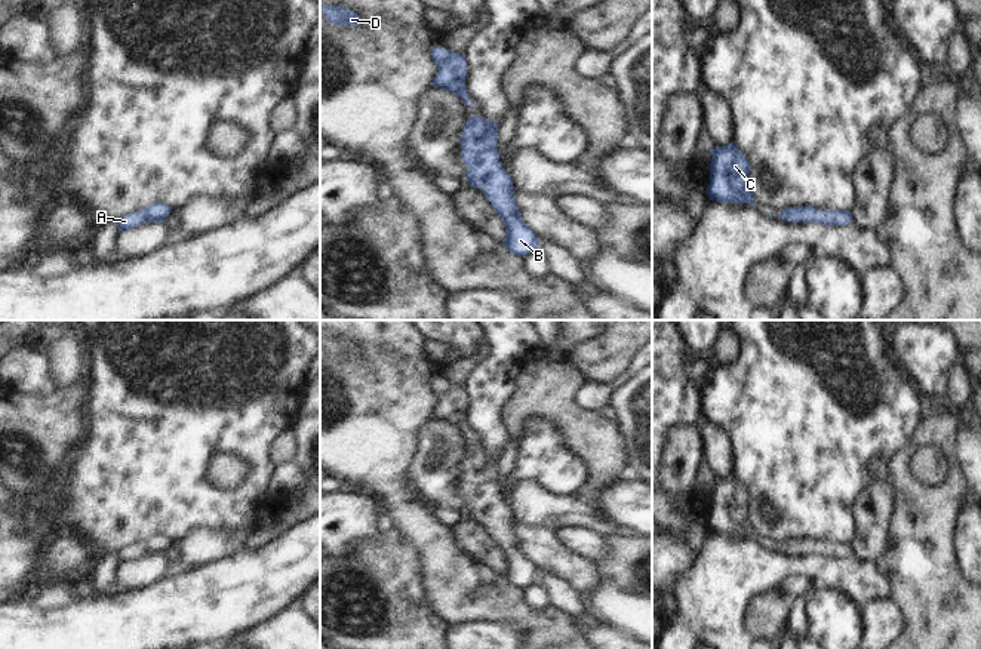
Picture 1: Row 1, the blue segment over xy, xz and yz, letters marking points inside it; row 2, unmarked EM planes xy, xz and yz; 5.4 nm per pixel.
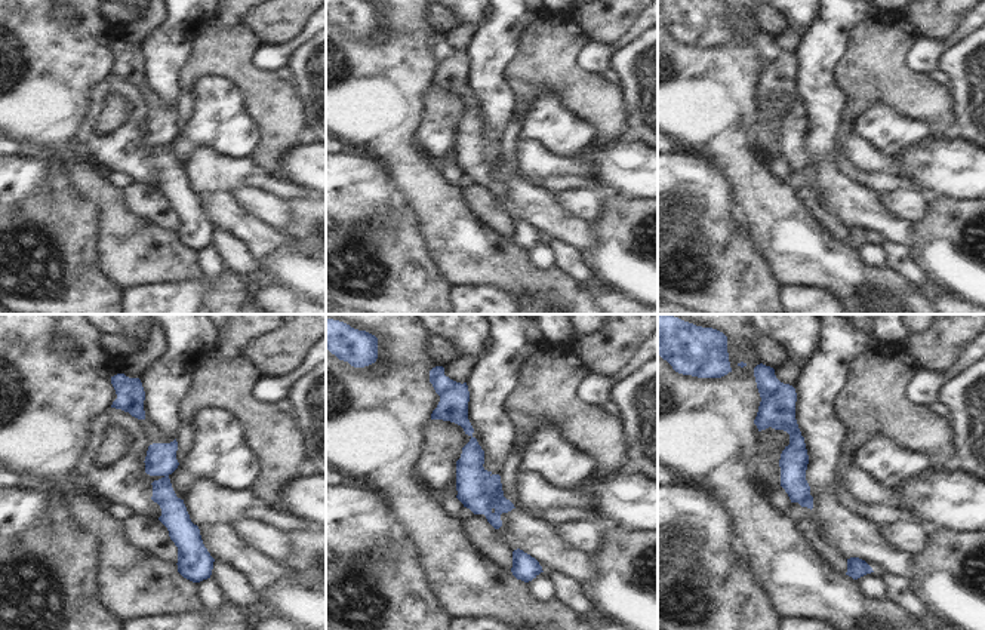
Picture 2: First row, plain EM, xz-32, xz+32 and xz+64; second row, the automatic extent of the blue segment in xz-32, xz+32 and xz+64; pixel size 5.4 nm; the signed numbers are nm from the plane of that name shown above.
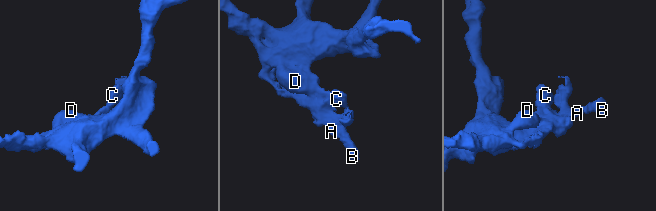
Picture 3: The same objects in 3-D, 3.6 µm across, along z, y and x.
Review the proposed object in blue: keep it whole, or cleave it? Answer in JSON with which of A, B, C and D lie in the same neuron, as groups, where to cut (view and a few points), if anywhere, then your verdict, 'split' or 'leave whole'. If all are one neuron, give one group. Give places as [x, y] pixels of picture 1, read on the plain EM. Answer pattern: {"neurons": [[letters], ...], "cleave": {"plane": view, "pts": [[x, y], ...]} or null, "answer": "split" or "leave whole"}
{"neurons": [["A", "B", "C", "D"]], "cleave": null, "answer": "leave whole"}

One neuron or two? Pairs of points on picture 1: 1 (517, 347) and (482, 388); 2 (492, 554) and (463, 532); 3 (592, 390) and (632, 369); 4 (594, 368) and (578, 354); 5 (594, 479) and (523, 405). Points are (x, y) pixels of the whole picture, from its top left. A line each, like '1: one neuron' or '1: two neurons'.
1: one neuron
2: one neuron
3: one neuron
4: one neuron
5: one neuron

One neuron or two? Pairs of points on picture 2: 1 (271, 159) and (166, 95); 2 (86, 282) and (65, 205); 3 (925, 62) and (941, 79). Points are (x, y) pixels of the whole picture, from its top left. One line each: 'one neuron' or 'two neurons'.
1: two neurons
2: one neuron
3: two neurons

